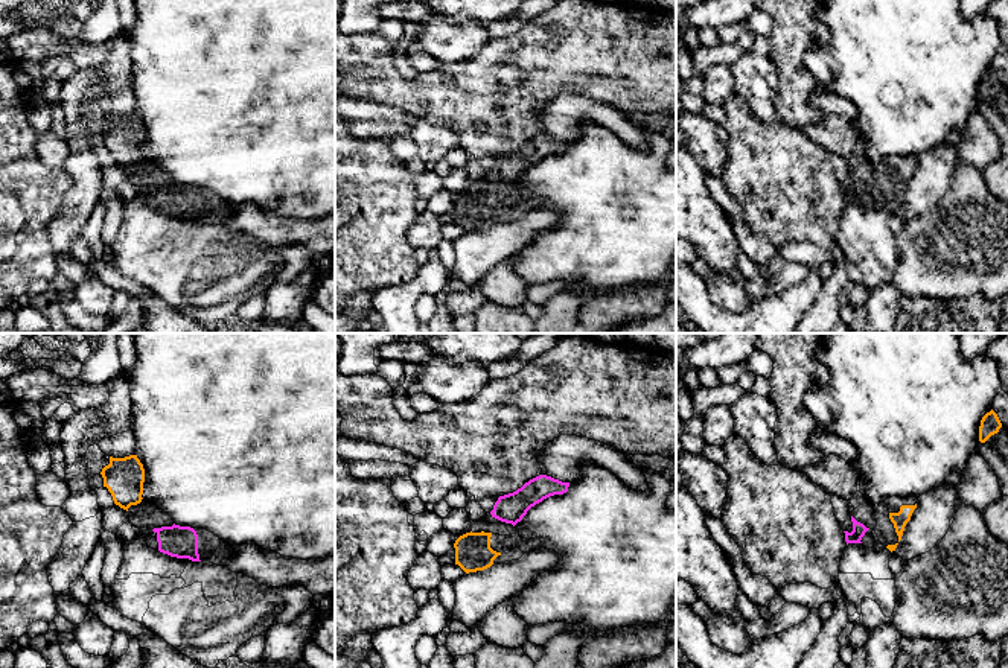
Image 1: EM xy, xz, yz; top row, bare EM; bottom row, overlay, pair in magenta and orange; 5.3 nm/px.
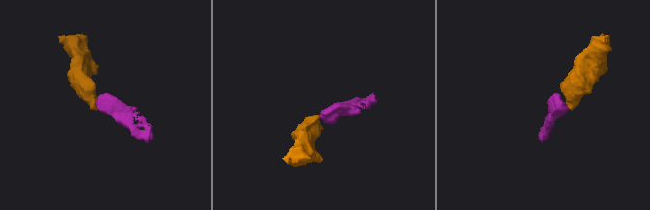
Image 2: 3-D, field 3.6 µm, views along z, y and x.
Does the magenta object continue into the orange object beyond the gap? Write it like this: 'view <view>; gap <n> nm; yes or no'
view xz; gap 80 nm; yes

